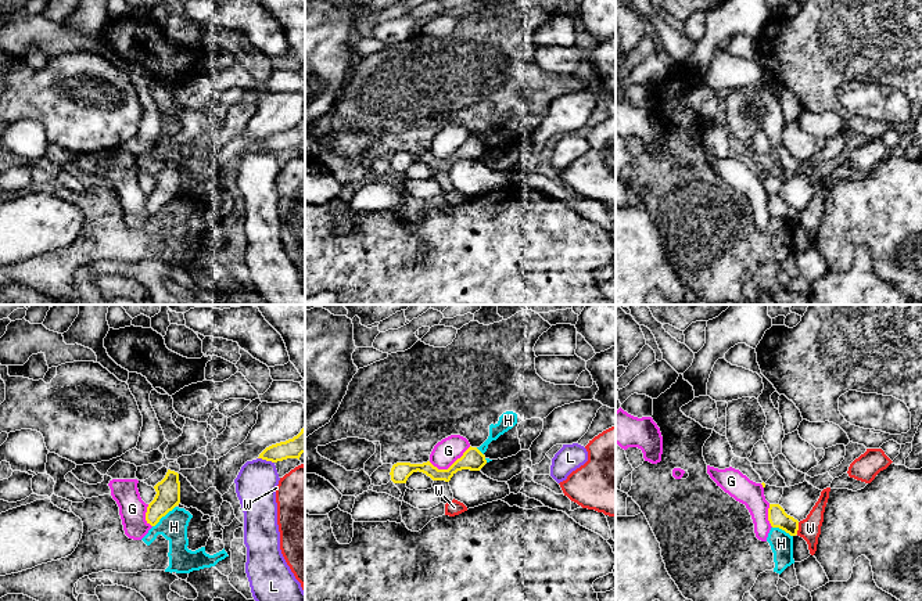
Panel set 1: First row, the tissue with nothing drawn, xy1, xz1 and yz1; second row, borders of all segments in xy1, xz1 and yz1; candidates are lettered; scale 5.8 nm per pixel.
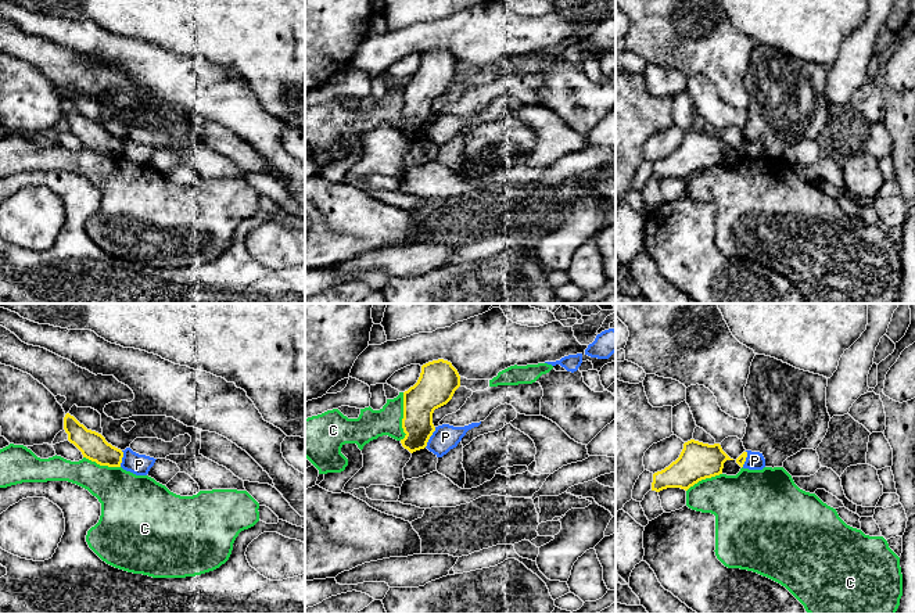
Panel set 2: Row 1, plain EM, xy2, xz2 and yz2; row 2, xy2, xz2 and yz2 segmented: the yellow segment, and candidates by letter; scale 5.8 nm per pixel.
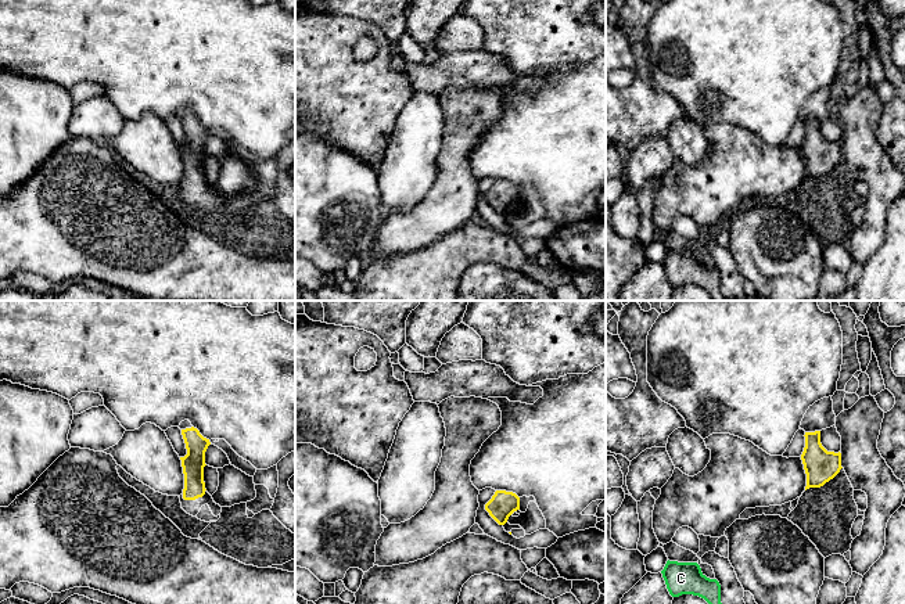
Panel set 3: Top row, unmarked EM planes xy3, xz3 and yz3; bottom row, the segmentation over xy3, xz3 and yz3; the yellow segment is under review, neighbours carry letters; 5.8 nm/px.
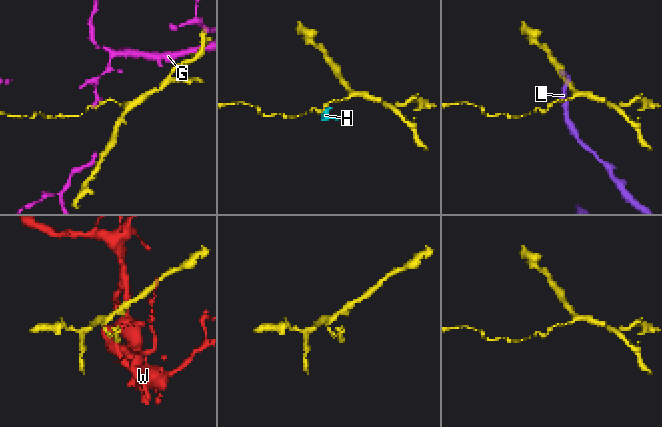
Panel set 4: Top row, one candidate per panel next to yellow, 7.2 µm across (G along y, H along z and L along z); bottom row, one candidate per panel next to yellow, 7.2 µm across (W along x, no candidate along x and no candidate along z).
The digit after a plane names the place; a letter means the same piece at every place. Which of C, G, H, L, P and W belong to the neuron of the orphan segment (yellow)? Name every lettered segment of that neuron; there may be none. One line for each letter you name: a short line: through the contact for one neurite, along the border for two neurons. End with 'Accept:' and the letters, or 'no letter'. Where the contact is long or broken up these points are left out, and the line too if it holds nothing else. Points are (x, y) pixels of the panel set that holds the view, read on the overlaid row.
Accept: no letter

